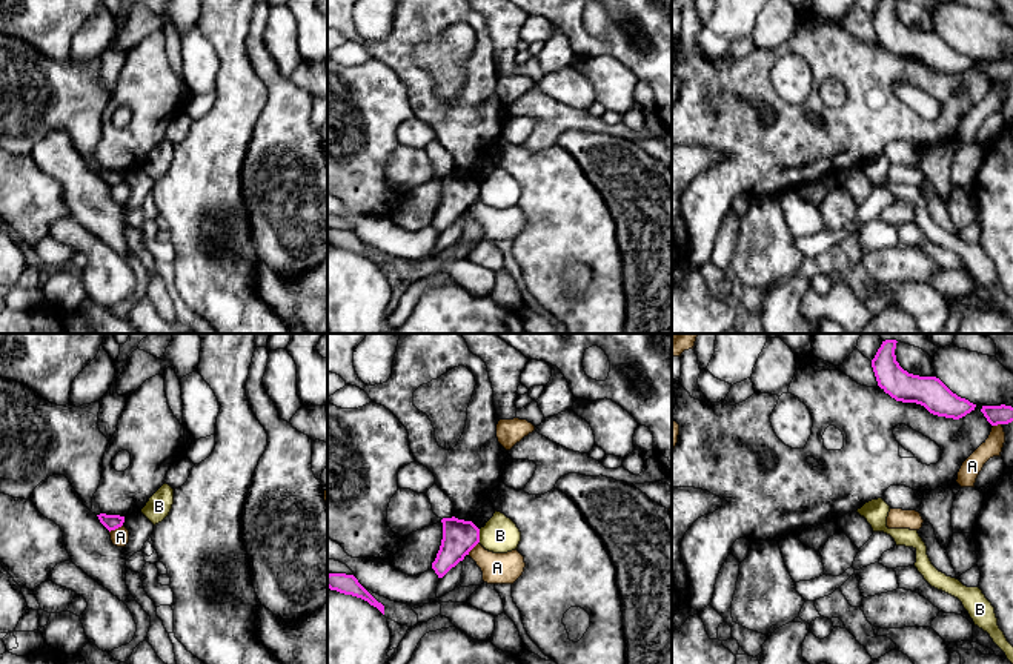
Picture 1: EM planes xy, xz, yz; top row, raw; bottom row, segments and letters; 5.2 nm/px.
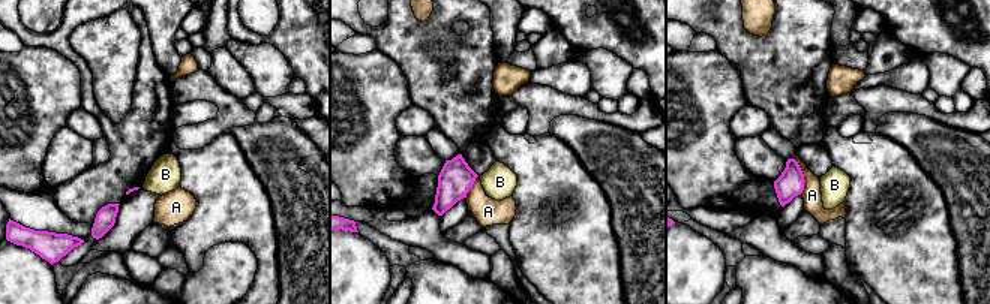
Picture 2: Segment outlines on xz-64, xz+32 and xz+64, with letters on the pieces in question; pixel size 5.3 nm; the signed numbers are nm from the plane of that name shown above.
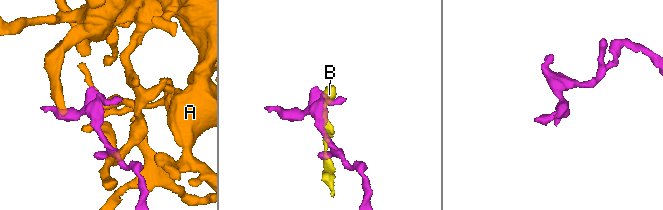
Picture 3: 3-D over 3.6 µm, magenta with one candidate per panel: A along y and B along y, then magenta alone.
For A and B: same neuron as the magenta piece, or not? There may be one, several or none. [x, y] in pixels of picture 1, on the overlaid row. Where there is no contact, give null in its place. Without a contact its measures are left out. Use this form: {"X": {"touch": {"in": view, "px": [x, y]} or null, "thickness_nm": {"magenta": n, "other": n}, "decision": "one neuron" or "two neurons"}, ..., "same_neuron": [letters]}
{"A": {"touch": {"in": "xy", "px": [116, 527]}, "thickness_nm": {"magenta": 80, "other": 100}, "decision": "two neurons"}, "B": {"touch": {"in": "xz", "px": [478, 535]}, "thickness_nm": {"magenta": 180, "other": 190}, "decision": "two neurons"}, "same_neuron": []}

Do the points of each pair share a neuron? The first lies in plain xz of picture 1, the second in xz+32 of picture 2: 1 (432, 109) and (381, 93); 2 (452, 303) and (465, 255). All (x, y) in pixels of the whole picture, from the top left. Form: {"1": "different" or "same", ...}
{"1": "different", "2": "different"}

